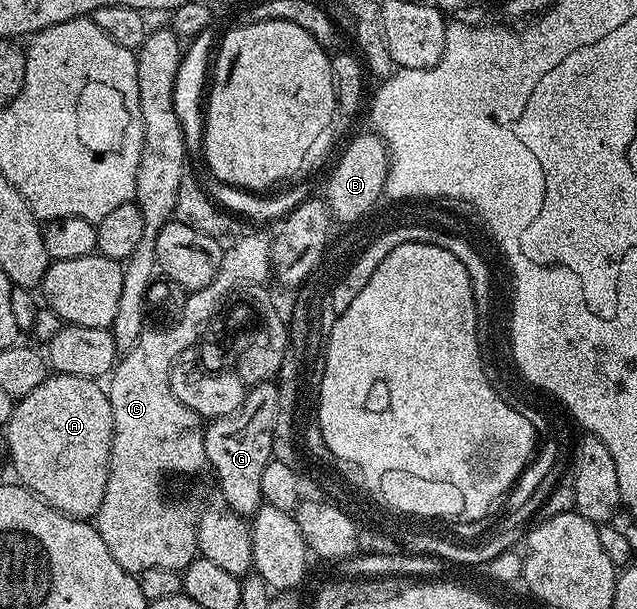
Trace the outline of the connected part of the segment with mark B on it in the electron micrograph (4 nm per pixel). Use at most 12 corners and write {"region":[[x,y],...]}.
{"region":[[367,130],[327,180],[332,221],[355,224],[384,199],[391,157]]}

